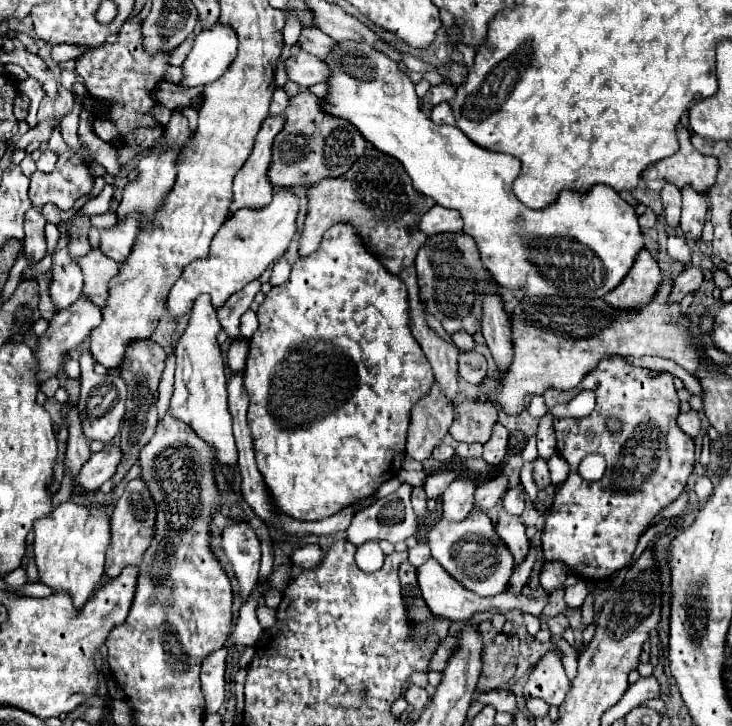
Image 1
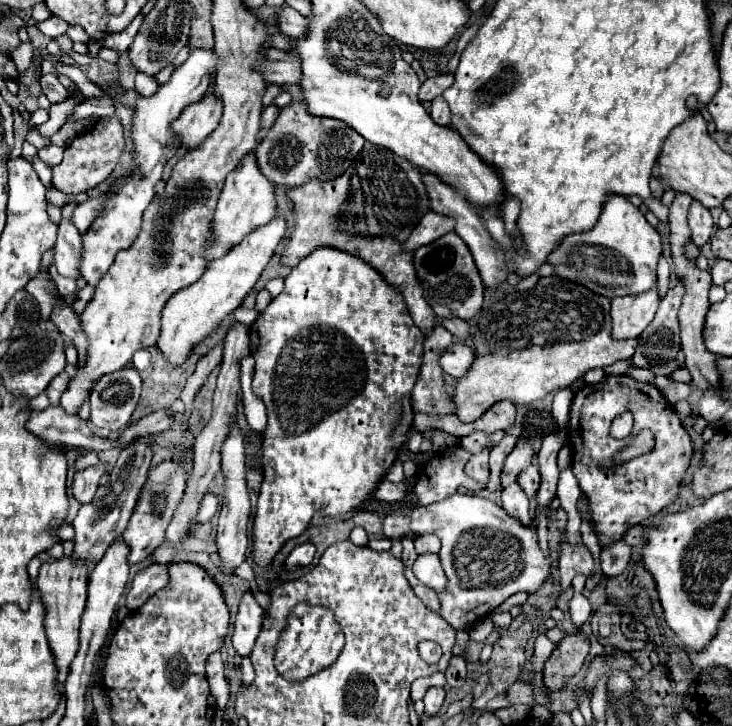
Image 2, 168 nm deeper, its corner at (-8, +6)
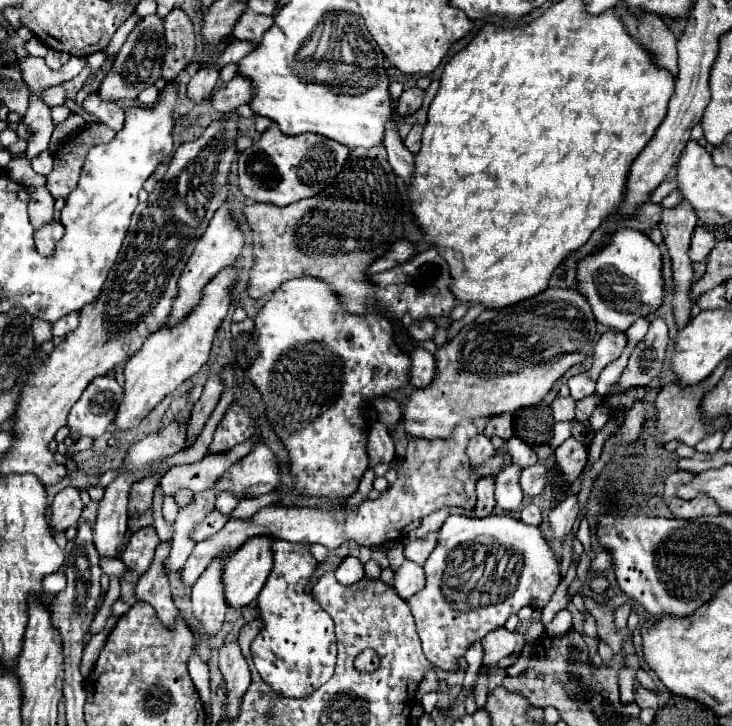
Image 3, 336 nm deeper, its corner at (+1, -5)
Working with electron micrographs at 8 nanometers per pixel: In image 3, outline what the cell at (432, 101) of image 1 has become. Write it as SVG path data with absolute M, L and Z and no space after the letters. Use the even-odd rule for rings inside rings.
M418 87L406 89L396 103L396 111L398 111L400 117L408 117L422 107L422 101L424 101L424 91L422 89L418 89Z

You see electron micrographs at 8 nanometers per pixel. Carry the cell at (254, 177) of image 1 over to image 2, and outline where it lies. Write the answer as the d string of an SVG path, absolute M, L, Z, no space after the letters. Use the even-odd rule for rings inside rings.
M247 154L239 166L227 176L223 194L219 198L219 204L215 208L215 216L211 220L211 234L207 238L207 250L205 260L217 260L219 256L225 256L231 246L239 244L247 234L251 234L255 228L269 224L275 216L275 192L273 184L259 172L259 166L255 162L255 154Z

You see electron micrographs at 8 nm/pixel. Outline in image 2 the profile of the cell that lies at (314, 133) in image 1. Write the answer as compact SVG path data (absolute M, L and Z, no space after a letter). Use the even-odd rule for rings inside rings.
M291 102L281 108L275 124L255 148L259 170L275 186L303 186L307 180L333 180L347 170L353 158L361 152L365 140L347 124L331 118L315 118L307 114L303 102Z

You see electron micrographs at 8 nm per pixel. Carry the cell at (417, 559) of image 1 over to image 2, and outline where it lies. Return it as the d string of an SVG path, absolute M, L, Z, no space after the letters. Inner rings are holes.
M419 534L415 536L415 550L417 554L425 554L425 552L439 552L439 538L435 534Z

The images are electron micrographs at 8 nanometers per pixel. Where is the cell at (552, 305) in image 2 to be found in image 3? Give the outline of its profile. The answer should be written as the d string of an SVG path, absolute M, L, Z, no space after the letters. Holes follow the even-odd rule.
M546 289L542 291L540 295L536 297L530 297L526 301L520 301L516 305L510 305L510 307L504 307L504 309L484 309L478 319L466 327L462 327L462 331L446 341L442 347L438 347L436 351L436 361L438 361L438 375L434 377L434 383L430 383L430 387L426 389L418 389L414 391L406 403L402 405L402 421L404 421L404 427L406 431L412 435L412 437L418 437L418 439L442 439L442 437L450 437L456 429L456 425L460 421L484 421L486 417L490 415L496 415L496 413L514 413L522 407L530 407L530 405L538 405L552 389L552 385L572 367L572 365L578 365L578 363L584 363L594 347L594 341L596 341L596 321L592 317L592 311L590 311L590 303L586 303L584 295L580 295L576 289Z

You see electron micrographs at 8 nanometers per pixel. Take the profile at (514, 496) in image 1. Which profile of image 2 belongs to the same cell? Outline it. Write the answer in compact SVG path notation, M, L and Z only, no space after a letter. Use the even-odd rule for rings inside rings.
M531 464L529 468L525 468L521 474L519 474L519 478L517 478L517 482L519 482L519 486L523 488L523 492L529 496L529 498L533 498L535 496L535 492L537 492L537 488L539 488L539 468L537 468L537 464Z

